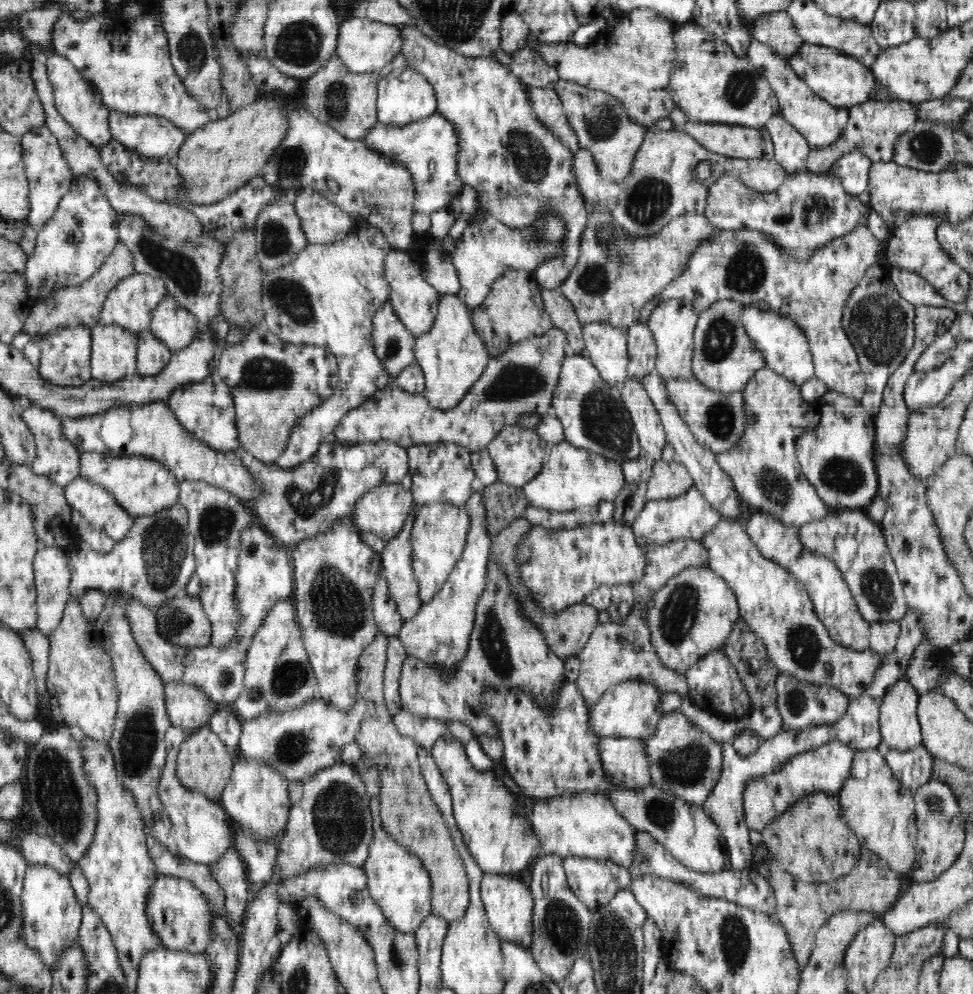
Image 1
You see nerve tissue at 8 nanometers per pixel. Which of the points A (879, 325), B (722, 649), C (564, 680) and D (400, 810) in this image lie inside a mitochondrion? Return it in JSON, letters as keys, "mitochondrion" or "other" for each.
{"A":"mitochondrion","B":"other","C":"other","D":"mitochondrion"}

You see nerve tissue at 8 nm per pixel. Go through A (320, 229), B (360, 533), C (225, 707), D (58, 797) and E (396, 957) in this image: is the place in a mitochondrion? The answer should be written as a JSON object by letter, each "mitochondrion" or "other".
{"A":"other","B":"other","C":"other","D":"mitochondrion","E":"mitochondrion"}

